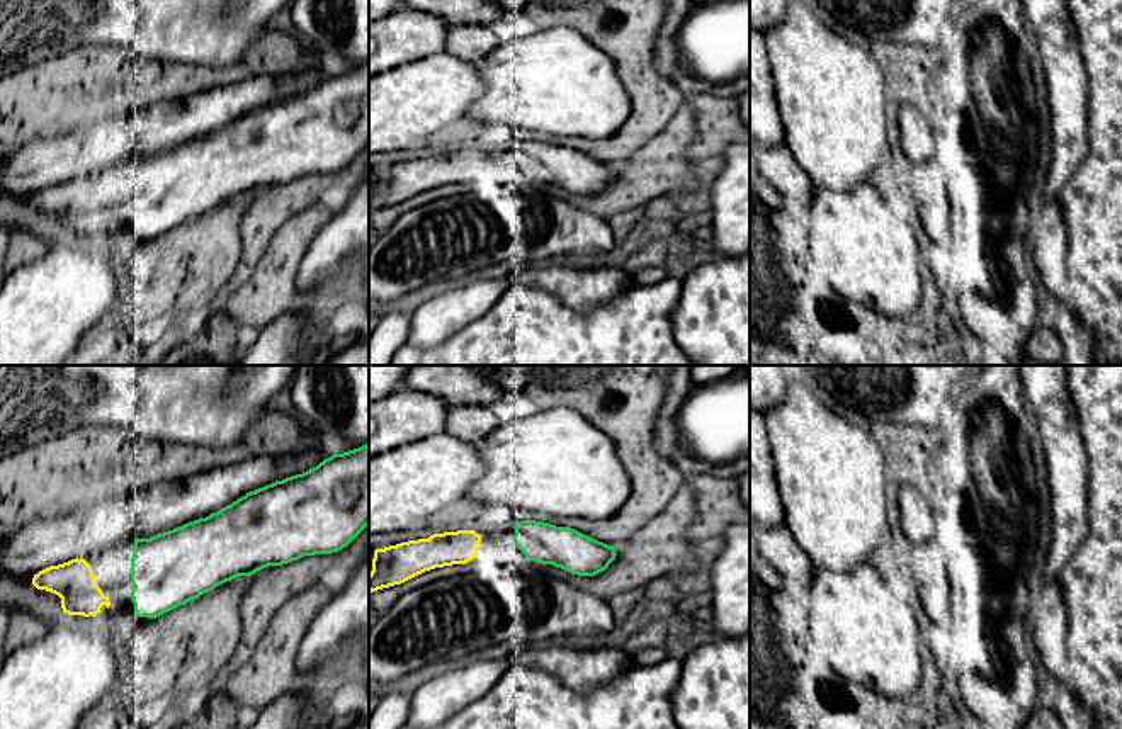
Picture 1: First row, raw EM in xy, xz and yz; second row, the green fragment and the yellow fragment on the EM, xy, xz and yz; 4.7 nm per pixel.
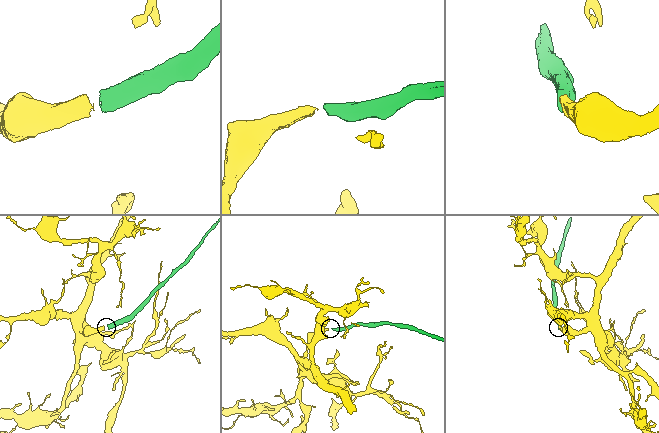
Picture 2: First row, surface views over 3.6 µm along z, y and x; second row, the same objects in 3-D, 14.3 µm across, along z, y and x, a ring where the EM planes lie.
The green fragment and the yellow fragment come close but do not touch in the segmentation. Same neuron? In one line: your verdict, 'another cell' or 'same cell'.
same cell

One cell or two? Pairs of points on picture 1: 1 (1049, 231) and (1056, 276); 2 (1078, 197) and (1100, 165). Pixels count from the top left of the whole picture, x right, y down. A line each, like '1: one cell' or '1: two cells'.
1: one cell
2: one cell

